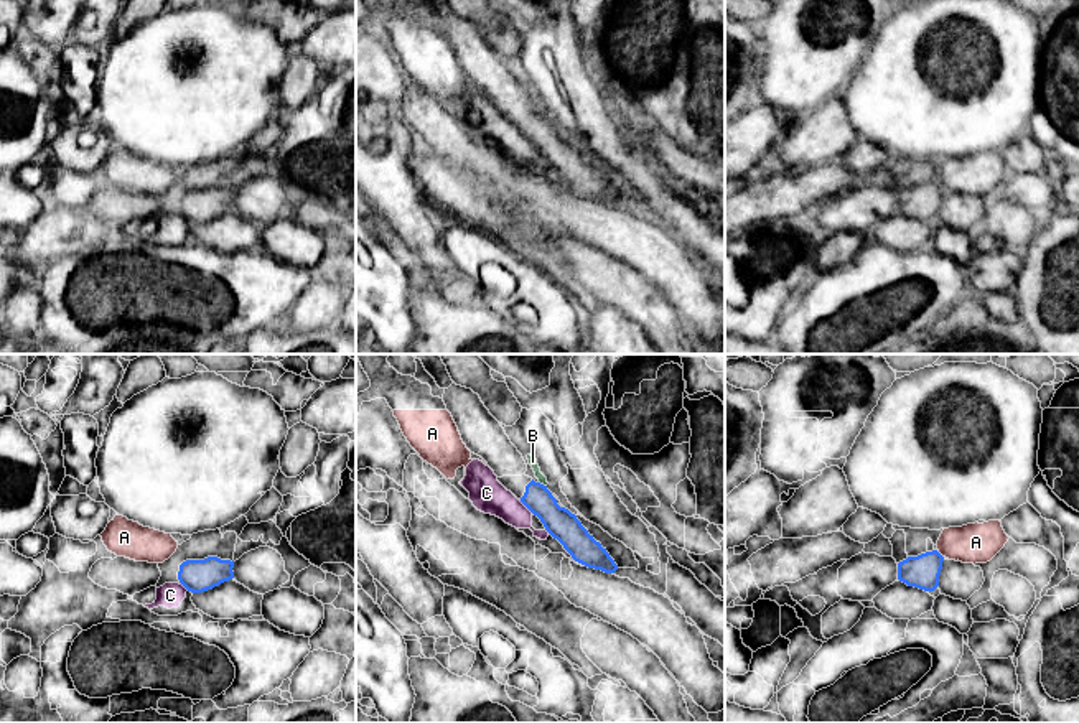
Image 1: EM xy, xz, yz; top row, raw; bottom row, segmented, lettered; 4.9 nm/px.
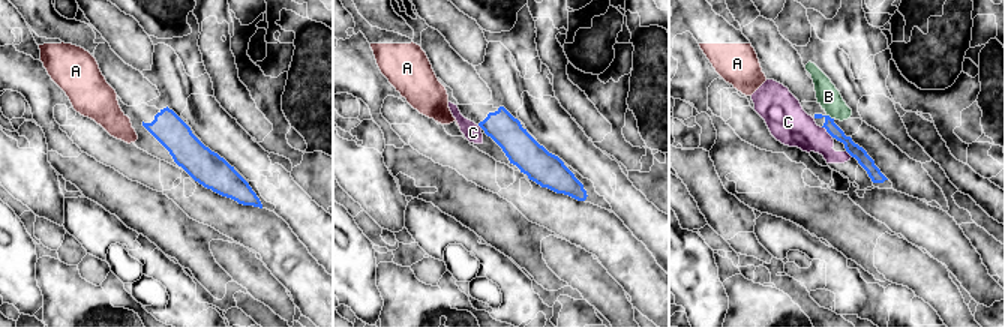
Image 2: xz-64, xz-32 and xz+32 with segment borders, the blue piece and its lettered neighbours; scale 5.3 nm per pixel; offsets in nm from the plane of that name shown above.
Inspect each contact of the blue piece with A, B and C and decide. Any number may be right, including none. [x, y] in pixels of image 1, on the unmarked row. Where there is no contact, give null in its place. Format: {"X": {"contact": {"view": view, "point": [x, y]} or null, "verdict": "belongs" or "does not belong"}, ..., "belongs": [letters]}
{"A": {"contact": {"view": "yz", "point": [941, 186]}, "verdict": "does not belong"}, "B": {"contact": {"view": "xz", "point": [542, 116]}, "verdict": "does not belong"}, "C": {"contact": {"view": "xz", "point": [526, 137]}, "verdict": "does not belong"}, "belongs": []}

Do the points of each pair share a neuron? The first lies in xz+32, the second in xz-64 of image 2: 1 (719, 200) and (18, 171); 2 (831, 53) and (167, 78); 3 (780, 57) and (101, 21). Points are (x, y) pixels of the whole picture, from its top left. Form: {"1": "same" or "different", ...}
{"1": "same", "2": "same", "3": "different"}

